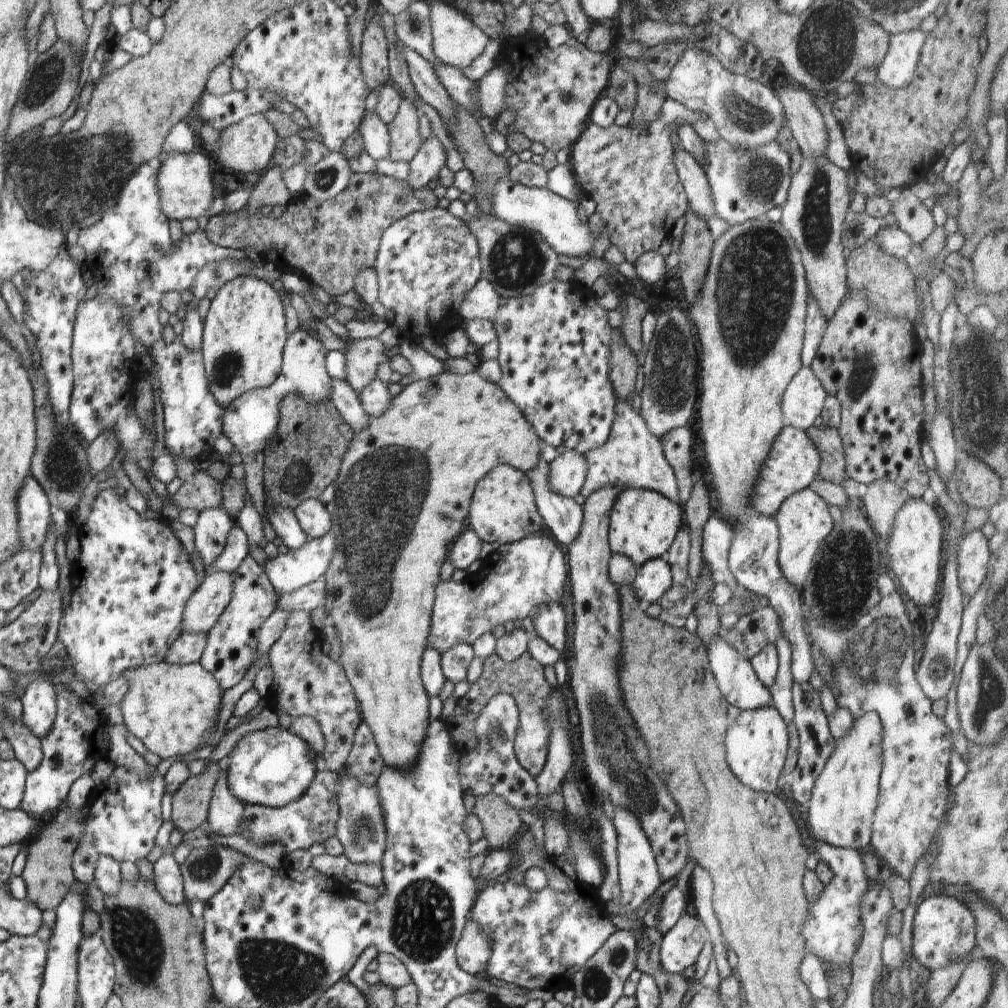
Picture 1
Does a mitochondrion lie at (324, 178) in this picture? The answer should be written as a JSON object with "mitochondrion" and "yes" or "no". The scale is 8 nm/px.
{"mitochondrion":"yes"}

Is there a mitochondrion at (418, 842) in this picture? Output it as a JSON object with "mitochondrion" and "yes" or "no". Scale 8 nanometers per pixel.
{"mitochondrion":"no"}

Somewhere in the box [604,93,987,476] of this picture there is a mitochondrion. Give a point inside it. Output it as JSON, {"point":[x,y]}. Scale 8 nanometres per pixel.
{"point":[744,321]}

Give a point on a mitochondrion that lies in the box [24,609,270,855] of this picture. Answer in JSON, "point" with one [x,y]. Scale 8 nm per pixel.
{"point":[54,666]}

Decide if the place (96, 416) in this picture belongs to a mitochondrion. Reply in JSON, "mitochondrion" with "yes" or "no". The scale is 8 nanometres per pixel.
{"mitochondrion":"yes"}

